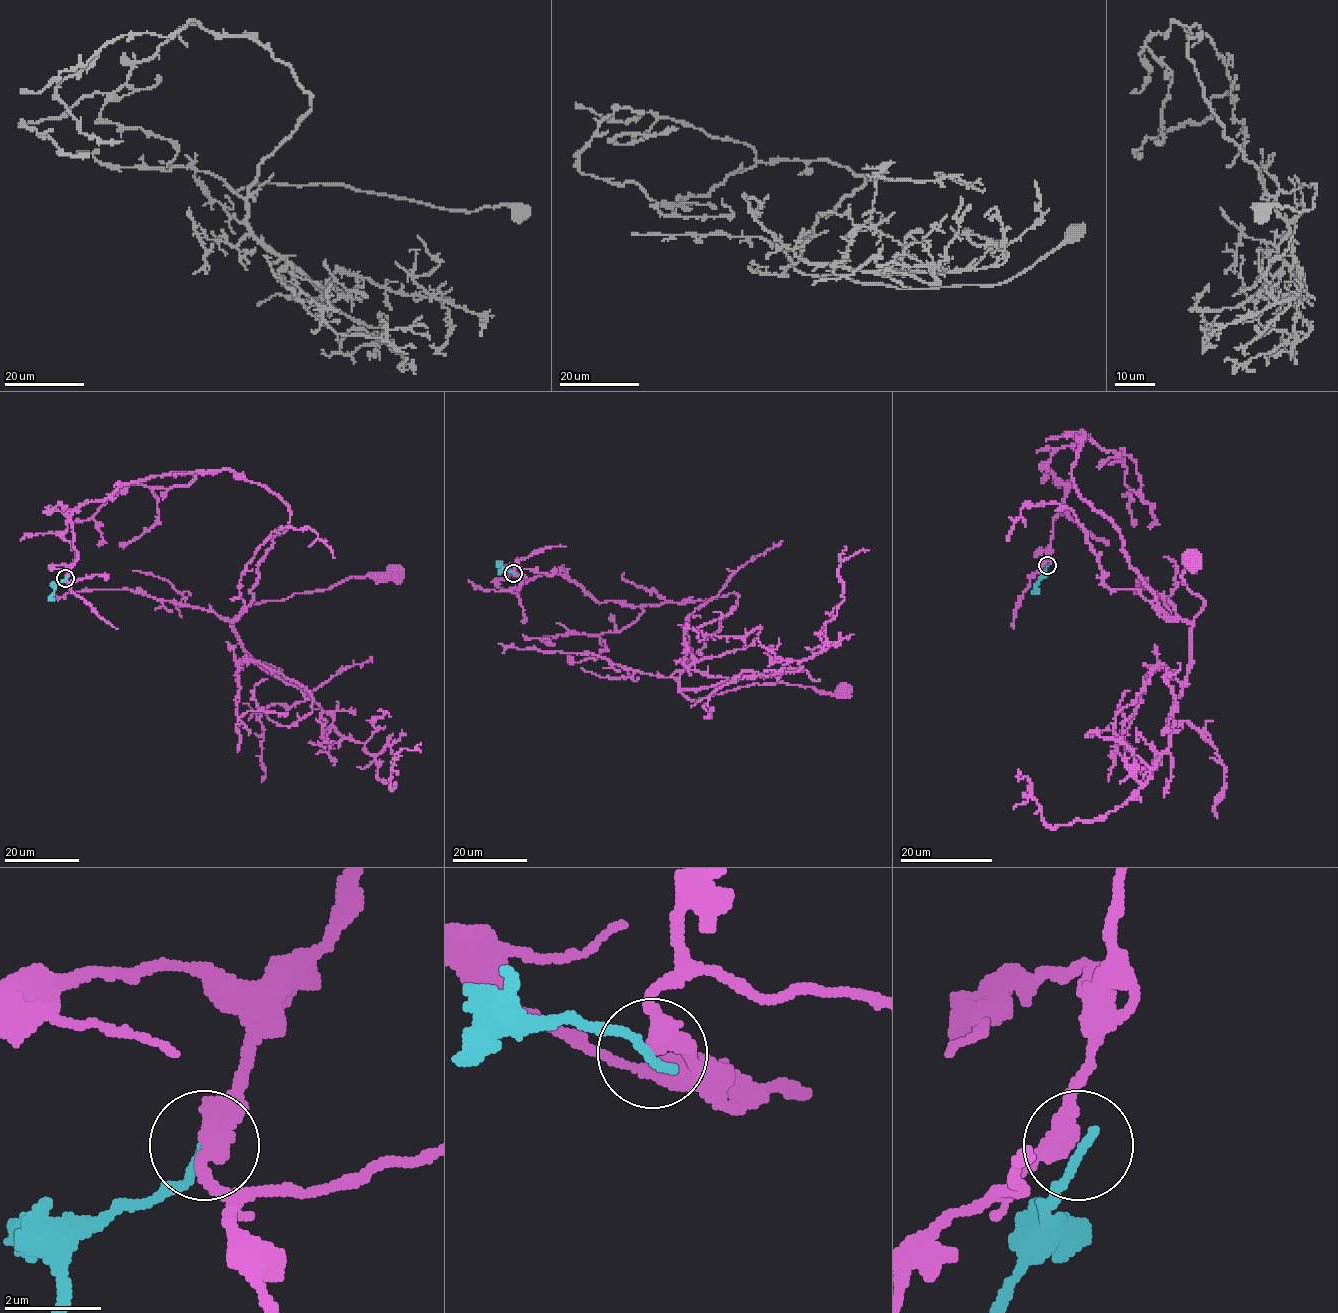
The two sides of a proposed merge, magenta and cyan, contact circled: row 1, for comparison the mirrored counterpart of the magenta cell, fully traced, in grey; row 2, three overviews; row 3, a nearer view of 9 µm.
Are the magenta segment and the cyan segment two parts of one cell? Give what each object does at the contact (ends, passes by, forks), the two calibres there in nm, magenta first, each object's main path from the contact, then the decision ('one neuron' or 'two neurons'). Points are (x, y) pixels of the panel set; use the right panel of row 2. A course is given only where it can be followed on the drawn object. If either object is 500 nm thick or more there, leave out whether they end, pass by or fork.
magenta passes by; cyan ends; calibres 420 and 200 nm; course magenta (1046, 565), (1067, 491), (1047, 461), (1082, 432), (1076, 492), (1169, 619), (1202, 608), (1192, 559); course cyan (1046, 565), (1036, 587), (1038, 594); two neurons

